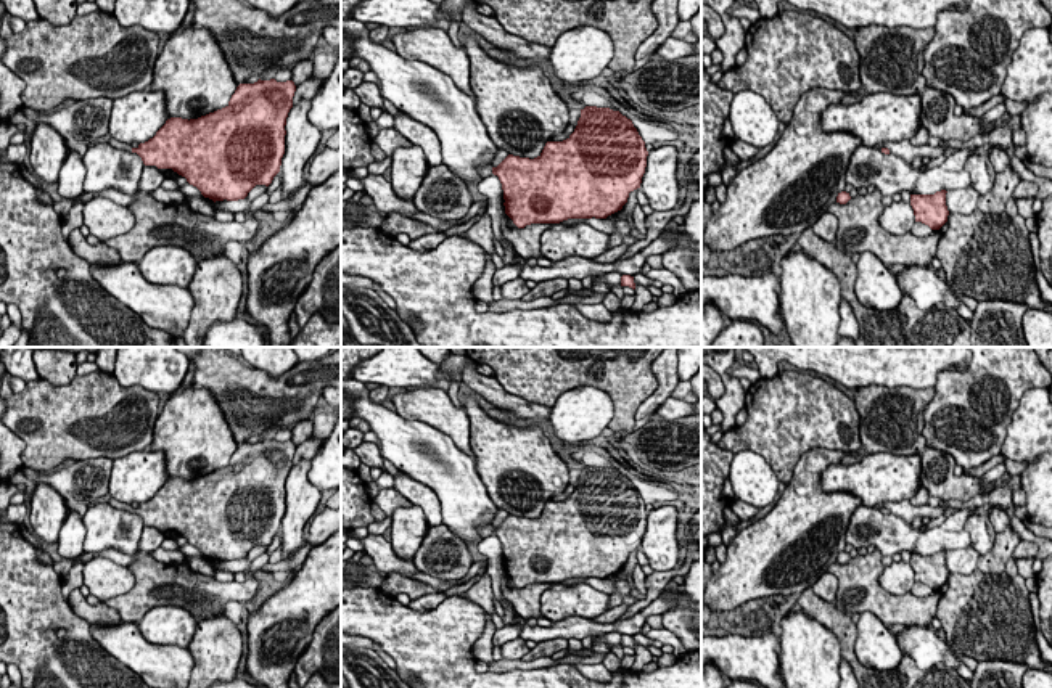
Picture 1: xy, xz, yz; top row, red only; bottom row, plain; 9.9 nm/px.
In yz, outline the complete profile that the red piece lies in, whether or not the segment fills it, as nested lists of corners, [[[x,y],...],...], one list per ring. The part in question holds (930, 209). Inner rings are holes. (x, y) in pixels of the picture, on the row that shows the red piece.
[[[946,190],[935,195],[910,195],[915,222],[928,225],[931,230],[939,230],[947,222]]]

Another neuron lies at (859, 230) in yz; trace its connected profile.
[[[881,193],[857,195],[846,204],[833,203],[827,212],[838,219],[835,244],[841,246],[848,256],[872,252],[885,267],[931,265],[936,257],[941,230],[933,230],[930,236],[893,235],[886,231],[878,219],[883,214]]]

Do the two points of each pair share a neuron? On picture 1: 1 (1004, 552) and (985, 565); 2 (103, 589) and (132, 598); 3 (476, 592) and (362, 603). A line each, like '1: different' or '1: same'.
1: same
2: different
3: different

